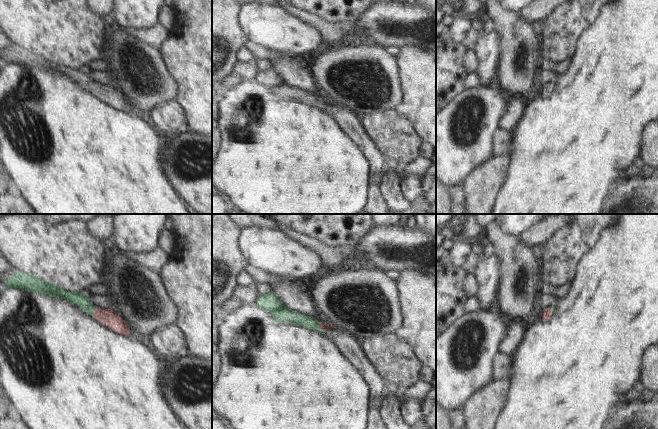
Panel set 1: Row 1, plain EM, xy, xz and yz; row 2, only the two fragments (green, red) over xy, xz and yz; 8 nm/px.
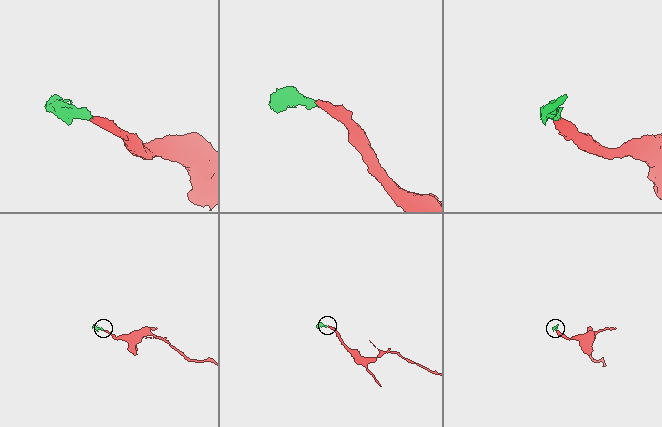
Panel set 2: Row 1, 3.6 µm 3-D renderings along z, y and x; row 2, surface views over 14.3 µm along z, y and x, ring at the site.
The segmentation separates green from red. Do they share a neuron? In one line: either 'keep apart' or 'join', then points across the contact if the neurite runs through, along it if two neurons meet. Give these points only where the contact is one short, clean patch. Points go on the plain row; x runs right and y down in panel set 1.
join; runs through xz (296, 94), (312, 99), (319, 104), (324, 102)

